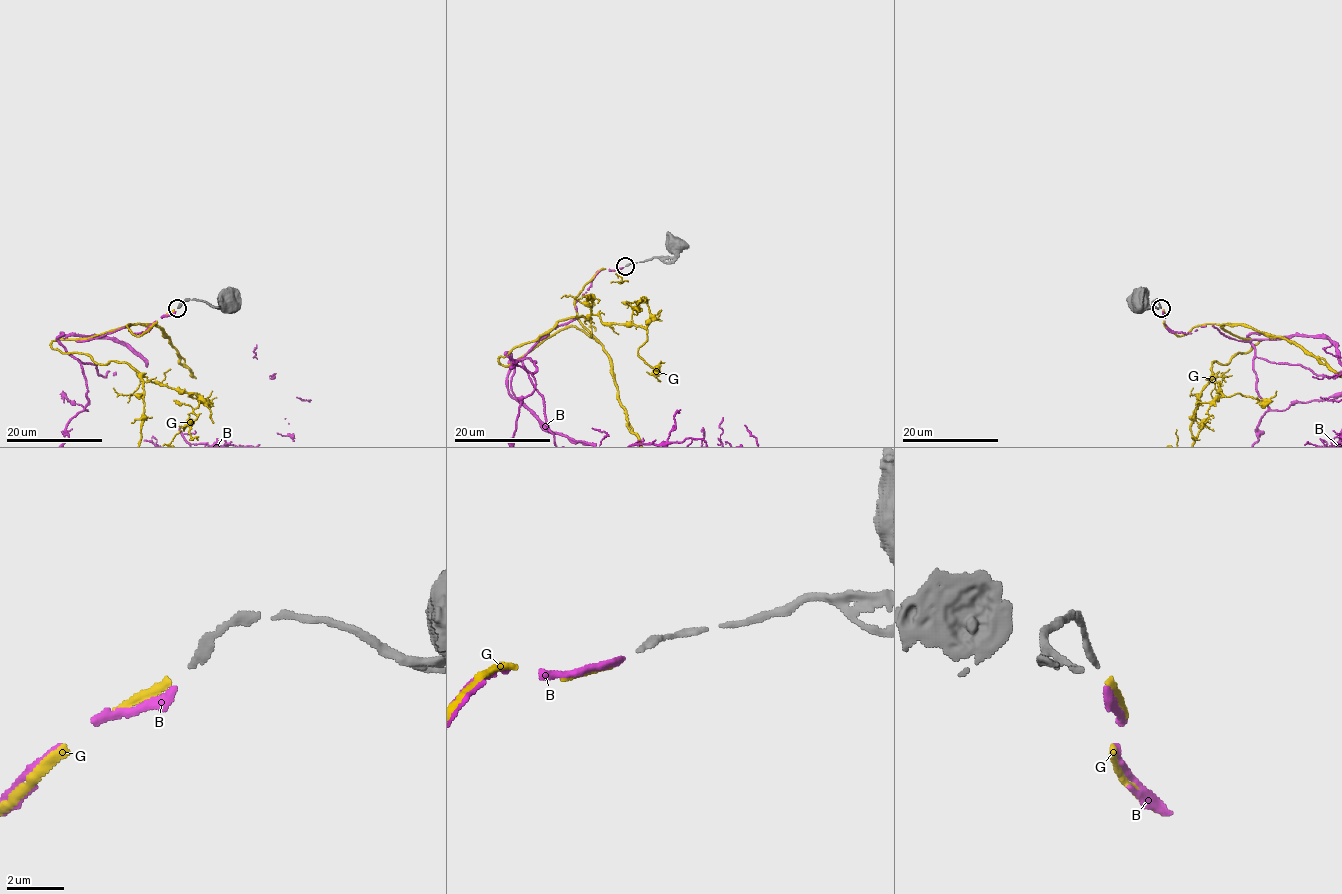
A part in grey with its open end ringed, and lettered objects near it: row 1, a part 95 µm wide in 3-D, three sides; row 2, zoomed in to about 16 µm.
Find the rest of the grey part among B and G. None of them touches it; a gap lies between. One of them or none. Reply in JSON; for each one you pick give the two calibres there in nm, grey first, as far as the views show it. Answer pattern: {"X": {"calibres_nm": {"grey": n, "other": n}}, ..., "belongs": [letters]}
{"B": {"calibres_nm": {"grey": 240, "other": 280}}, "belongs": ["B"]}

